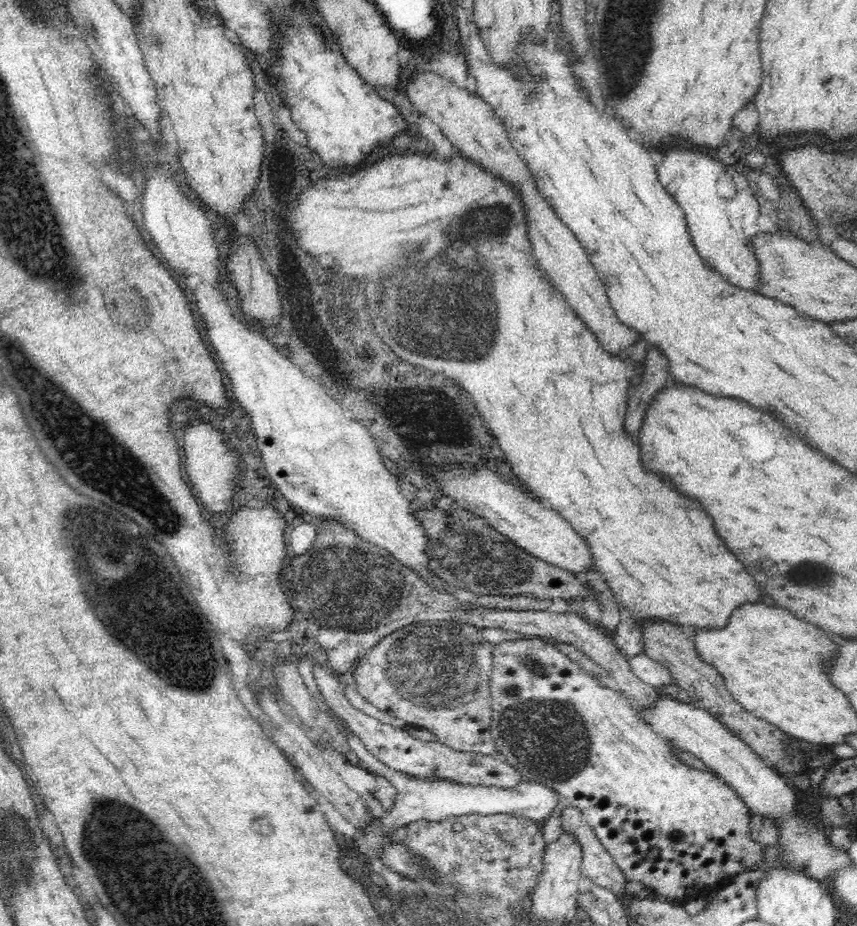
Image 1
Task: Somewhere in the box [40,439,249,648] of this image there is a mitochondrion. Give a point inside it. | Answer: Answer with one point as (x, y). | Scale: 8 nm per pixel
(88, 546)

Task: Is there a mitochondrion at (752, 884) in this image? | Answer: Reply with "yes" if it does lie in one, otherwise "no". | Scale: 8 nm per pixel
no

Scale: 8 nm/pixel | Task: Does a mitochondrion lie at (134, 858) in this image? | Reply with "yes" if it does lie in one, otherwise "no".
yes

